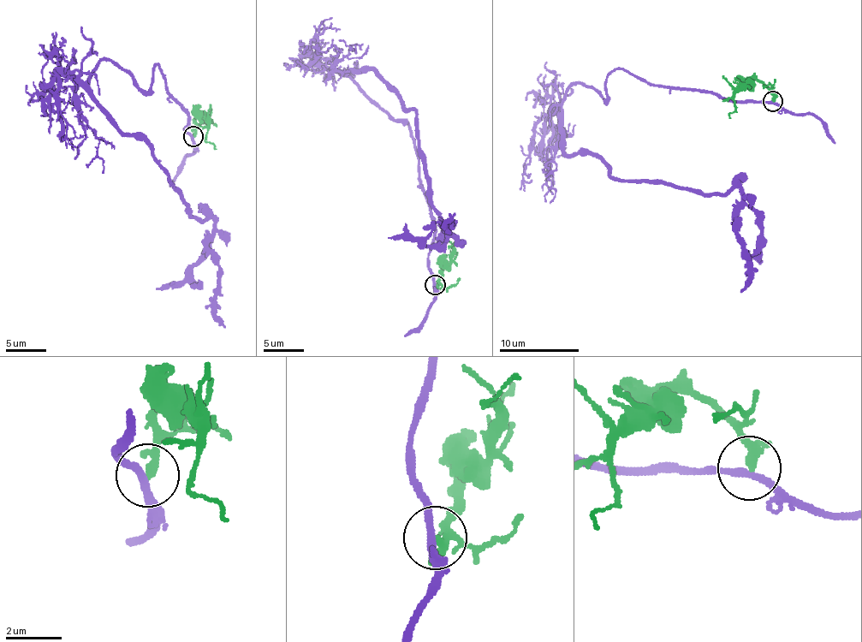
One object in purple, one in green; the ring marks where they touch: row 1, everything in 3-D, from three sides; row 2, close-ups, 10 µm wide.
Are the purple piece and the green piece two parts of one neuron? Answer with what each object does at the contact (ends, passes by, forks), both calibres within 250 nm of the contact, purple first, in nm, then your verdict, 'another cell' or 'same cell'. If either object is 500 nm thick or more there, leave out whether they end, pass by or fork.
purple passes by; green passes by; 260 nm thick on the purple side, 220 nm on the other; another cell

